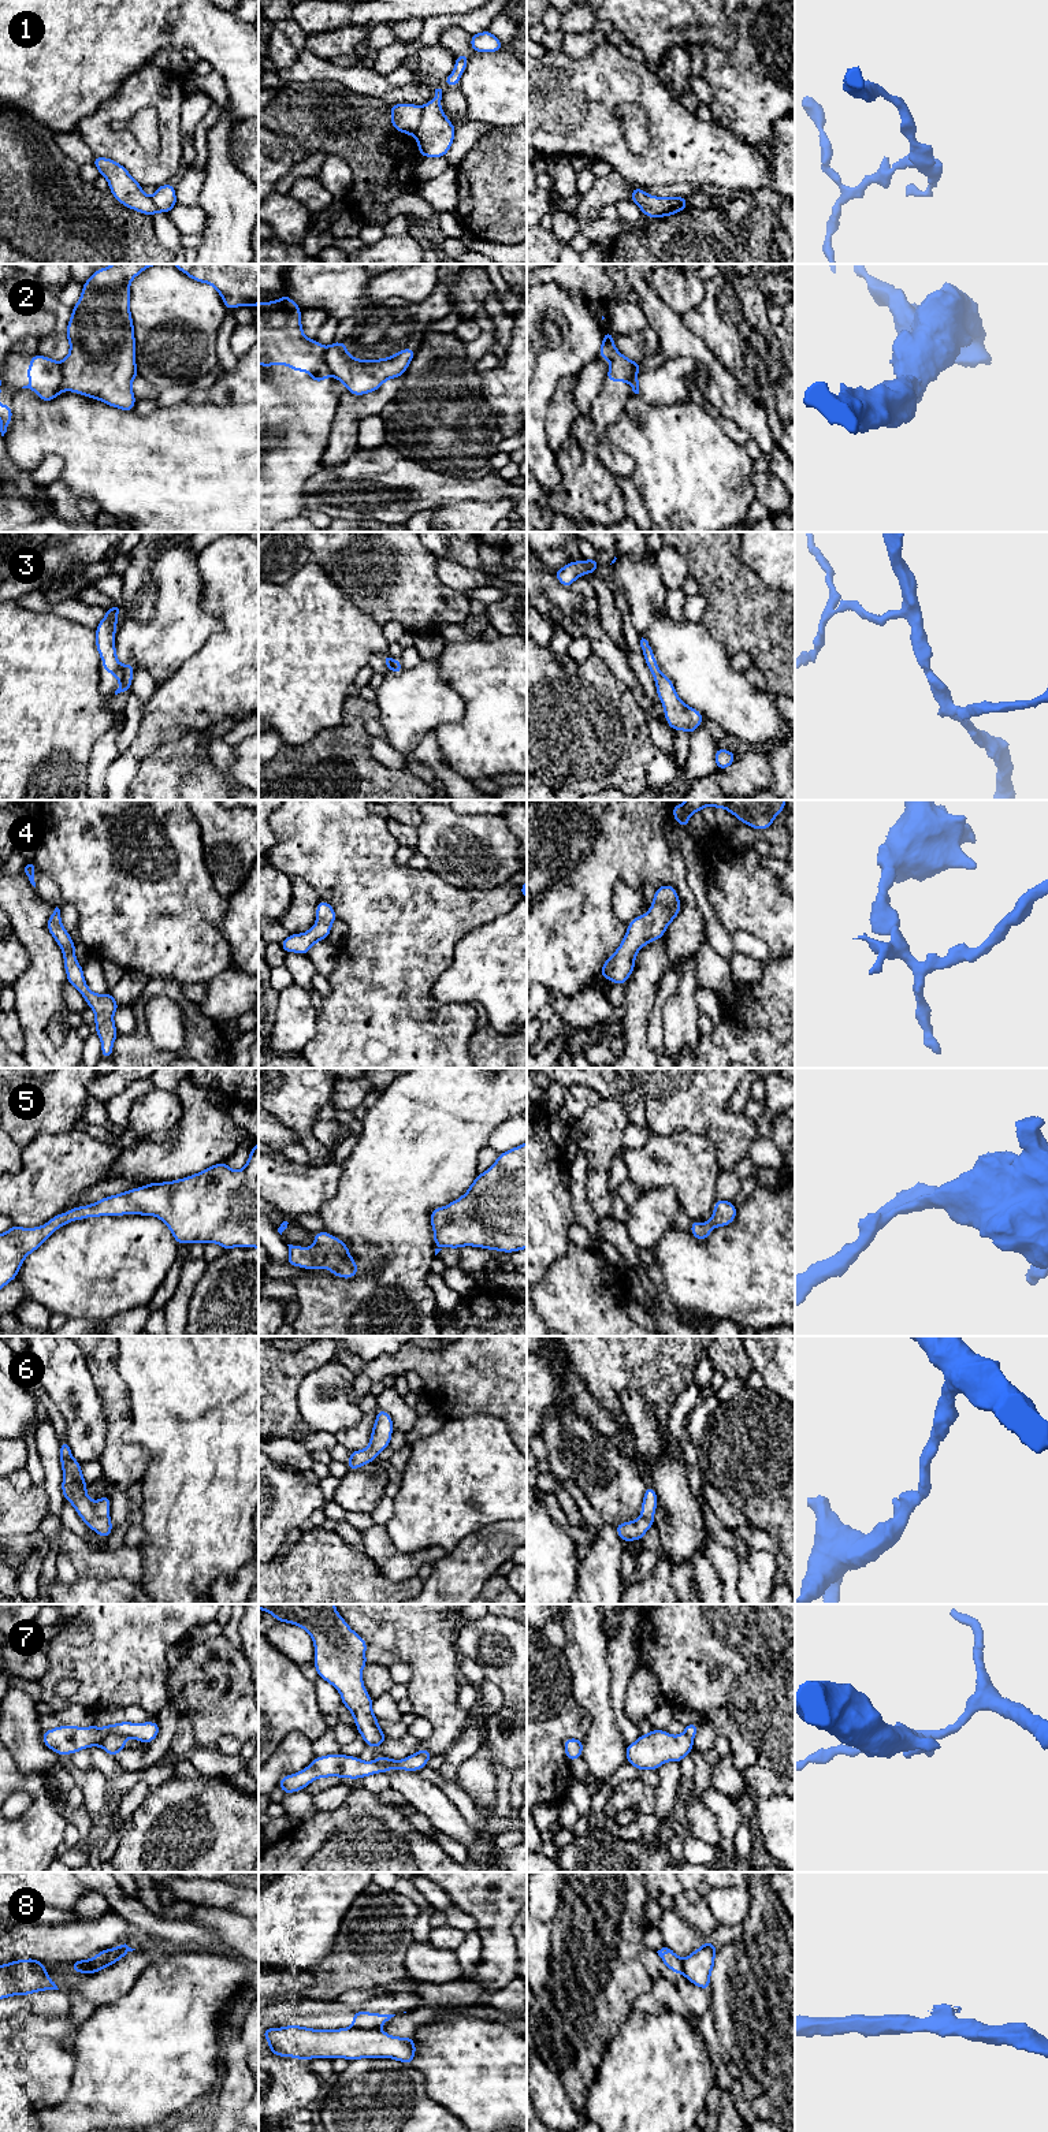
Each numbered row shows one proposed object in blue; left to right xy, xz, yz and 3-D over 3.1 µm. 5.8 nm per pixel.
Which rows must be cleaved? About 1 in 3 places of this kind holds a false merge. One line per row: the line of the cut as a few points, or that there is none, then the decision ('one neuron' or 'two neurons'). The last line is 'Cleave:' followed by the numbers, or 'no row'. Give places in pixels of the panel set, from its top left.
1: cut in xz along (423, 107), (420, 123), (413, 134); two neurons
2: cut in xy along (59, 363), (63, 389); two neurons
3: no cut; one neuron
4: no cut; one neuron
5: no cut; one neuron
6: no cut; one neuron
7: cut in xy along (126, 1736), (107, 1734), (99, 1745); two neurons
8: cut in xz along (350, 2027), (376, 2030); two neurons
Cleave: 1, 2, 7, 8

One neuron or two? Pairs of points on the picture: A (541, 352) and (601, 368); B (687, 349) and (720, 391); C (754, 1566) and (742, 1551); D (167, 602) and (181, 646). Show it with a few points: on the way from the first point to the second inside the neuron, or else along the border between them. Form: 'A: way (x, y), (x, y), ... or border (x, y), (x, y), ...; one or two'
A: border (597, 354), (576, 375); two
B: way (699, 354), (710, 365), (714, 379); one
C: border (750, 1550), (742, 1563); two
D: way (178, 613), (184, 617), (181, 635); one

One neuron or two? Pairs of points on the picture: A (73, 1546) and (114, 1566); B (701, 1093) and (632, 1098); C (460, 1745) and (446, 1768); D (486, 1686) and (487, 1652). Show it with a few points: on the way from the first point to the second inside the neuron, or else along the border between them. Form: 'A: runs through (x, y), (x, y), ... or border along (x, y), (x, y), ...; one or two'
A: runs through (82, 1555), (89, 1562), (104, 1563); one
B: border along (625, 1082), (643, 1102), (646, 1124); two
C: runs through (460, 1751), (452, 1763); one
D: border along (485, 1678), (500, 1689), (504, 1706); two

